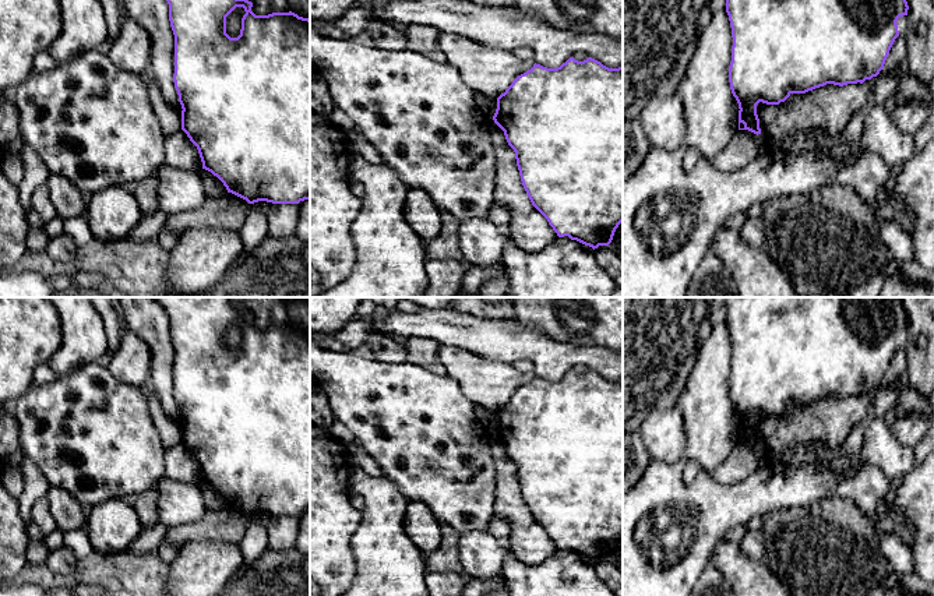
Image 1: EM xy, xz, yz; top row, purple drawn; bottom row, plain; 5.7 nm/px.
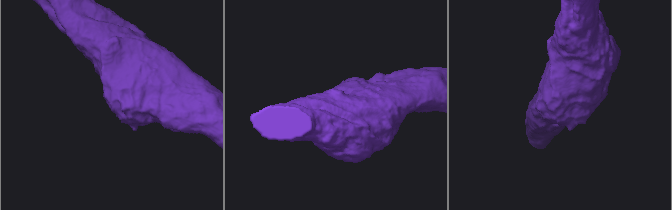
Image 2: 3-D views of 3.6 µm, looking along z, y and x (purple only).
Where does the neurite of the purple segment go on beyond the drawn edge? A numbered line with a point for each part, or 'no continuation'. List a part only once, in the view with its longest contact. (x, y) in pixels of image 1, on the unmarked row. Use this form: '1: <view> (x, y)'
no continuation

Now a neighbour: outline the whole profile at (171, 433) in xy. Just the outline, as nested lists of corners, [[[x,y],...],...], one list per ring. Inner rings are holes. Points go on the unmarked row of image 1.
[[[147,382],[145,385],[142,385],[142,389],[145,392],[145,396],[149,401],[152,420],[155,423],[156,430],[159,431],[162,437],[162,442],[165,448],[170,448],[175,444],[181,442],[181,429],[165,415],[161,406],[161,402],[156,394],[154,392],[151,384]]]

